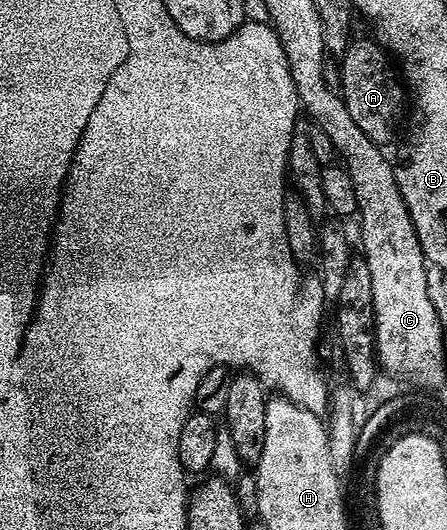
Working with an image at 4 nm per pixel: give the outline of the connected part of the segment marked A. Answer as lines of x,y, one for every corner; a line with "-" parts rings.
370,38
356,40
349,45
340,60
340,93
350,116
361,127
363,133
375,144
388,146
400,128
403,114
404,117
406,114
406,90
405,87
403,90
399,71
384,46

